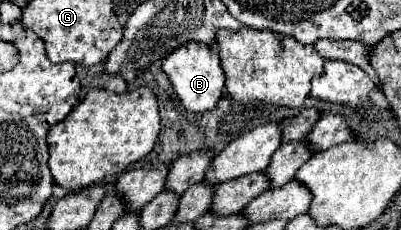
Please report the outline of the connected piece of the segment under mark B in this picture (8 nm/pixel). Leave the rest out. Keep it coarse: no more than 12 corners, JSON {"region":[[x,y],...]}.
{"region":[[203,43],[167,55],[163,71],[183,109],[223,97],[219,55]]}

